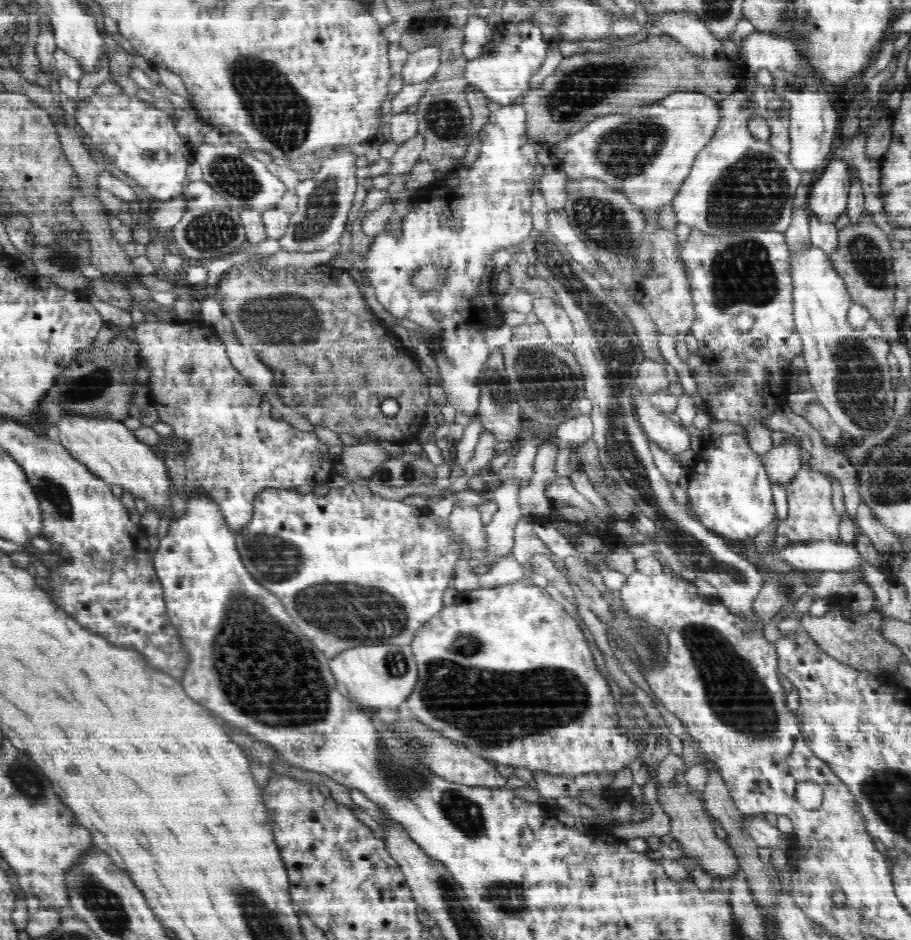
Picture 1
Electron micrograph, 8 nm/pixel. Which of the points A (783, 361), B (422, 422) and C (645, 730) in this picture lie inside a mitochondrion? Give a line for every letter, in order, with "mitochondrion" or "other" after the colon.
A: other
B: other
C: other

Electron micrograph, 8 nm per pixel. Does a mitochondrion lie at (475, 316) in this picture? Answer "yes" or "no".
no

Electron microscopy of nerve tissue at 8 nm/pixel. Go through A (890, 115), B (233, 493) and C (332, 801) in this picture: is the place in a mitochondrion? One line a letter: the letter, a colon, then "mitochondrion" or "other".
A: other
B: other
C: other

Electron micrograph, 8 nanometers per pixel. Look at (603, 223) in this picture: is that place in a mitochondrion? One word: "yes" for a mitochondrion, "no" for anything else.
yes

